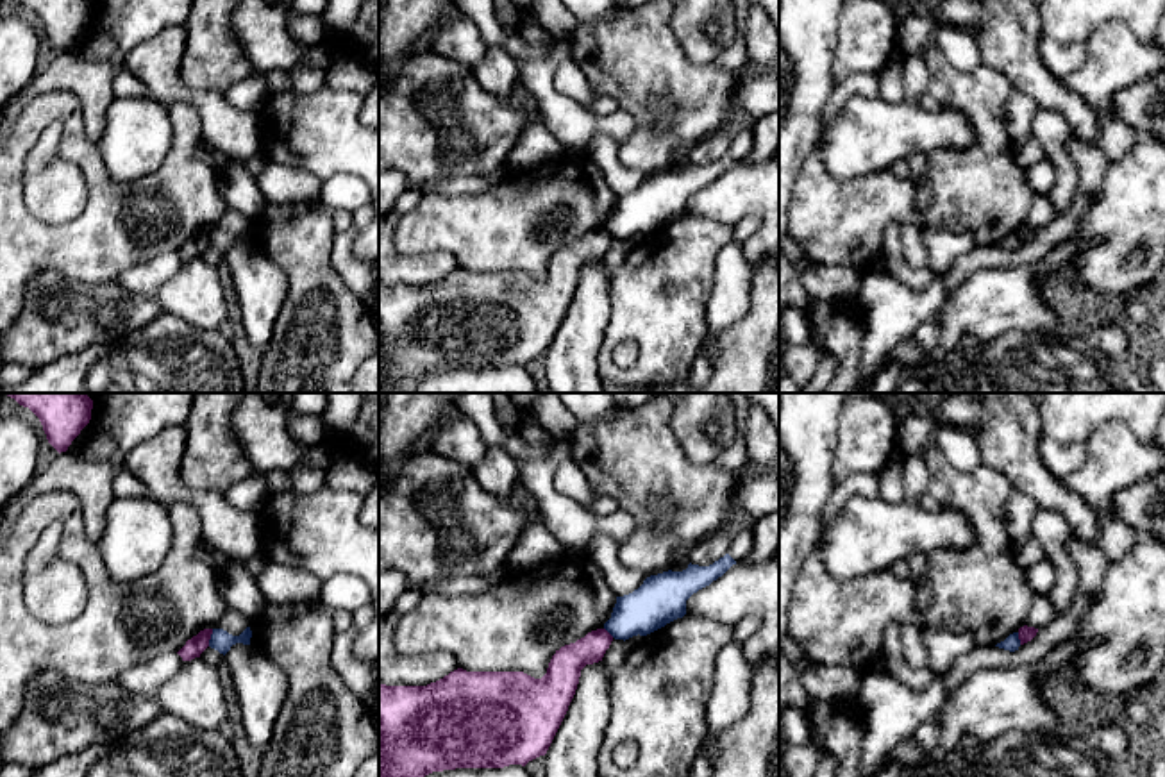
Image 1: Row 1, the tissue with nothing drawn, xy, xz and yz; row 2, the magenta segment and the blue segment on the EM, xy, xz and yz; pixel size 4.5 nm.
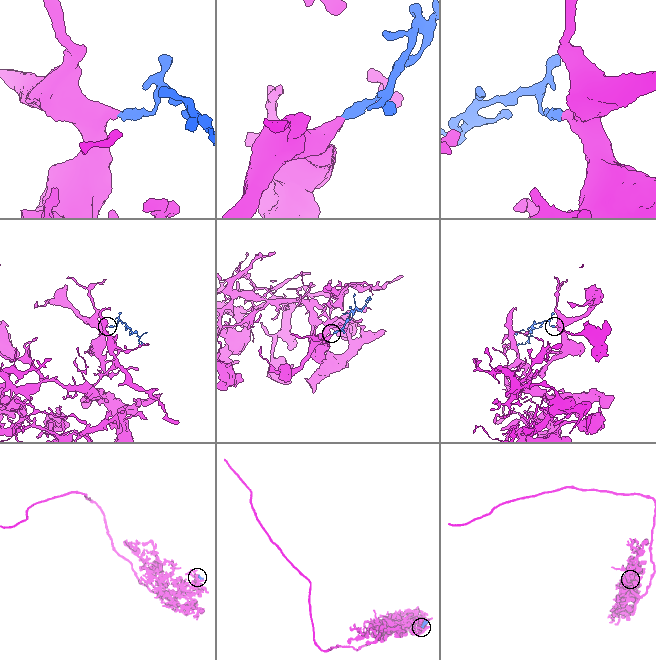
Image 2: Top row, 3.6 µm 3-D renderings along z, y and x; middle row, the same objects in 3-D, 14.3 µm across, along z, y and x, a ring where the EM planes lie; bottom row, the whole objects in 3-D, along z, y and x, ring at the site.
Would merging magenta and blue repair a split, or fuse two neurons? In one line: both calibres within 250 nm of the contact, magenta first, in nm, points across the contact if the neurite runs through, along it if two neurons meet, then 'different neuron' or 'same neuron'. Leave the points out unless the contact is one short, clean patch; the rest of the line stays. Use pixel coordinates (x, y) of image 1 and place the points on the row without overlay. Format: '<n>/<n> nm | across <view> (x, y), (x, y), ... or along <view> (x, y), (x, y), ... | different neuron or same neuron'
90/100 nm | along xy (213, 229), (208, 245) | different neuron

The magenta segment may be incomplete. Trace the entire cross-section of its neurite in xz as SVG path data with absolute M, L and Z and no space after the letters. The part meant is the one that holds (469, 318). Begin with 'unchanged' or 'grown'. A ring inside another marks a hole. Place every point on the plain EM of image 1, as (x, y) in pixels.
unchanged | M597 229L561 246L541 279L457 268L427 286L379 282L379 393L432 372L525 366L545 355L581 270L602 261L611 241Z

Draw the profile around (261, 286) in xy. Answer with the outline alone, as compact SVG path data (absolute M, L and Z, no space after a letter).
M243 243L232 245L223 263L238 295L247 336L257 350L264 350L288 295L288 277L272 259Z

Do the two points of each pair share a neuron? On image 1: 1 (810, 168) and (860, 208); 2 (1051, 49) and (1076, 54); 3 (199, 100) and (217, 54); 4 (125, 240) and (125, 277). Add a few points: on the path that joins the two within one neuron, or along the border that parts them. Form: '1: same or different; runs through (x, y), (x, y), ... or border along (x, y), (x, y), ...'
1: same; runs through (822, 181), (847, 206)
2: same; runs through (1056, 54), (1071, 54)
3: different; border along (183, 52), (181, 79), (222, 95)
4: different; border along (165, 254), (134, 263), (115, 281)

